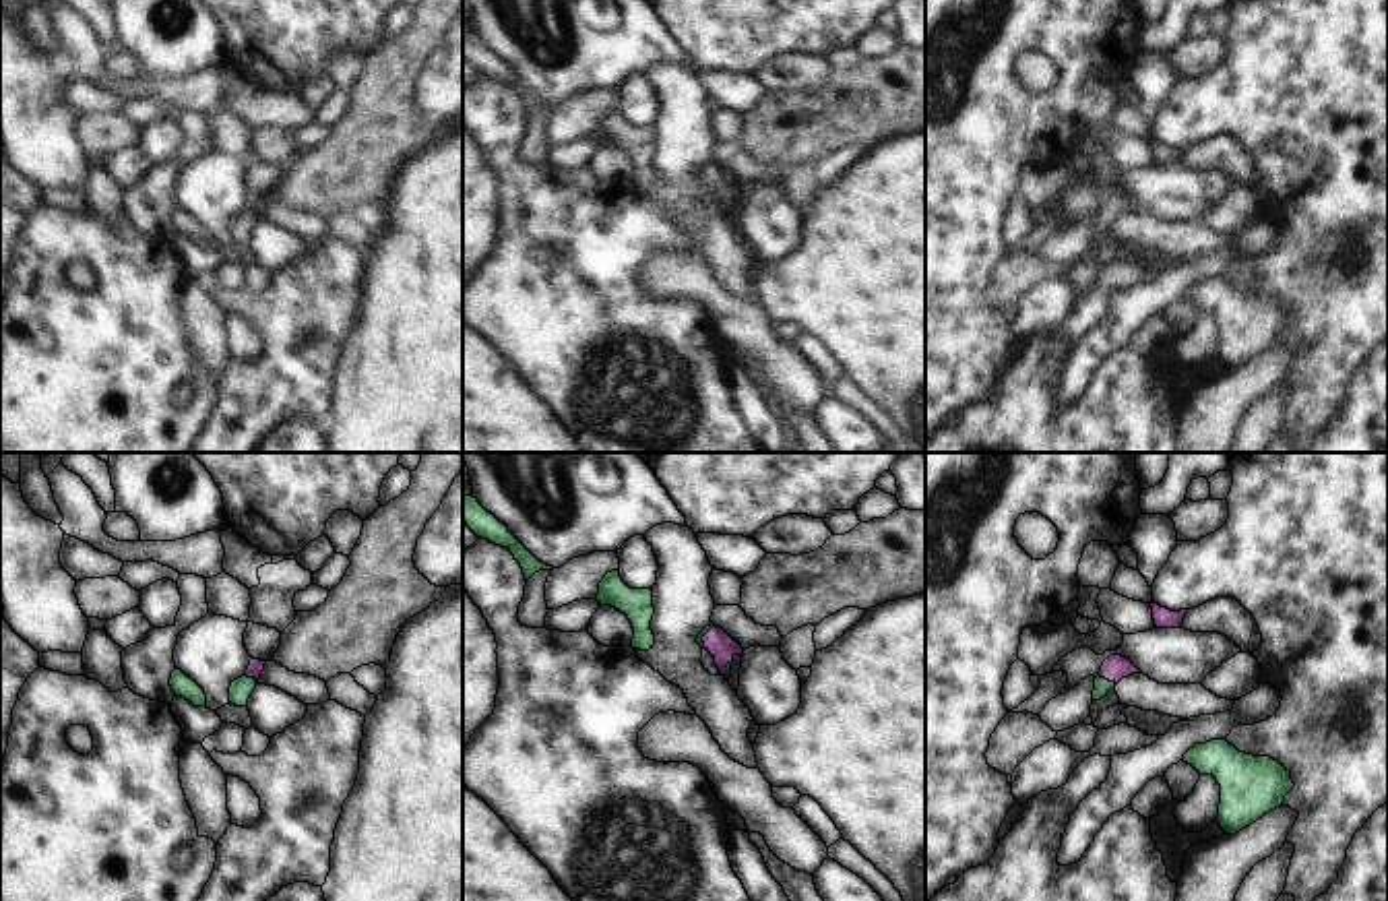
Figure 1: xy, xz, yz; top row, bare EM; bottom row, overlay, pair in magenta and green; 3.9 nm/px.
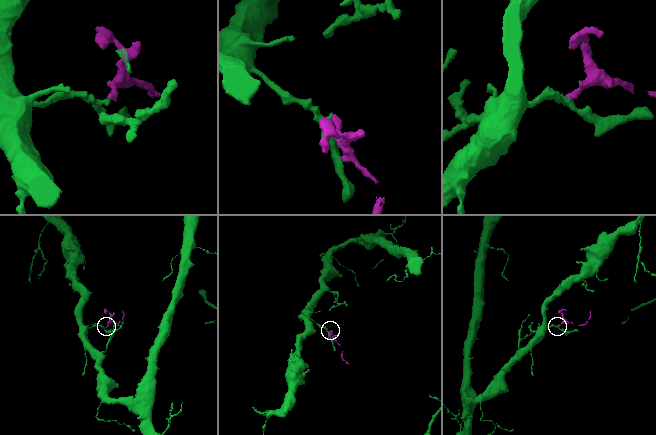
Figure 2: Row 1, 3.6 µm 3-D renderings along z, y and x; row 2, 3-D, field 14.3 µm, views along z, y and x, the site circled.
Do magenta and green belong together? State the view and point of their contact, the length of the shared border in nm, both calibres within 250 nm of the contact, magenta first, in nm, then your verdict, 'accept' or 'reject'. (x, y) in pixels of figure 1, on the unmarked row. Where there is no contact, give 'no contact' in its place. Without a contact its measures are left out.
yz (1108, 215) | 80 nm | 90/60 nm | accept

